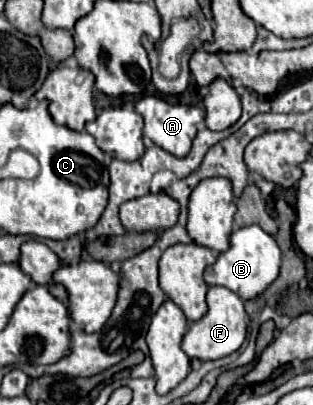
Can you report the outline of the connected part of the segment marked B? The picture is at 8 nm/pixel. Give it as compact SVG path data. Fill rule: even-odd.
M257 224L237 228L231 234L231 246L229 250L221 252L217 262L207 266L205 270L205 282L209 286L225 286L233 290L241 300L253 300L265 292L265 288L279 276L281 266L281 250L277 242L263 232Z

